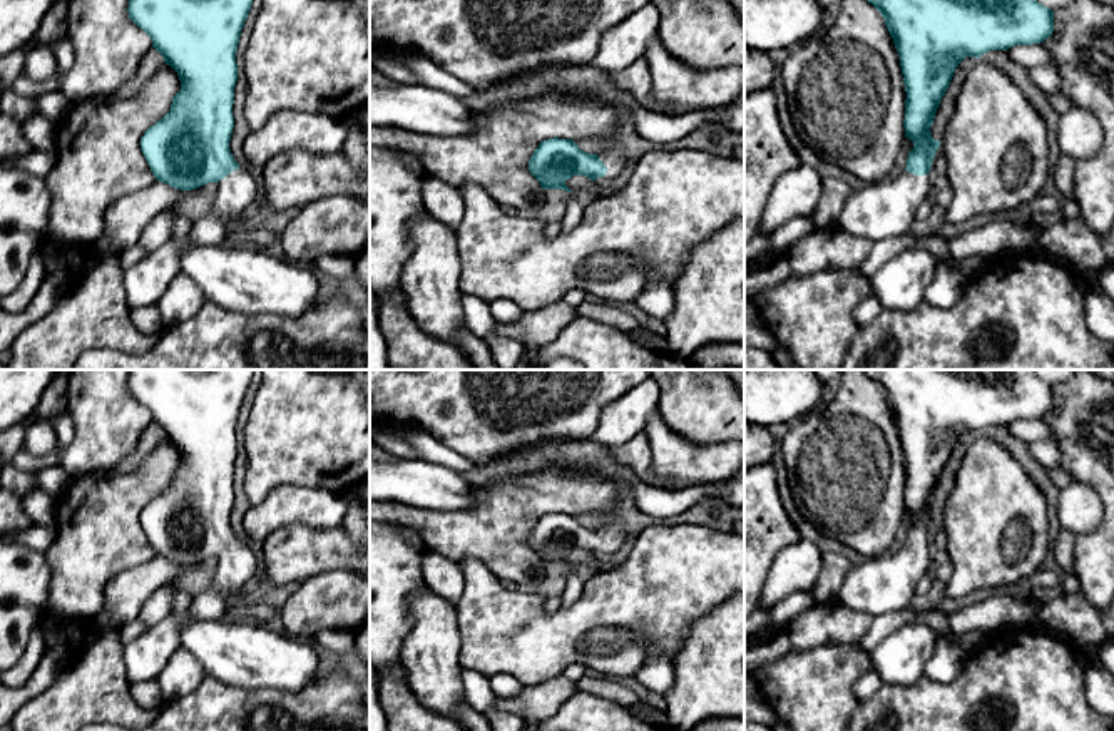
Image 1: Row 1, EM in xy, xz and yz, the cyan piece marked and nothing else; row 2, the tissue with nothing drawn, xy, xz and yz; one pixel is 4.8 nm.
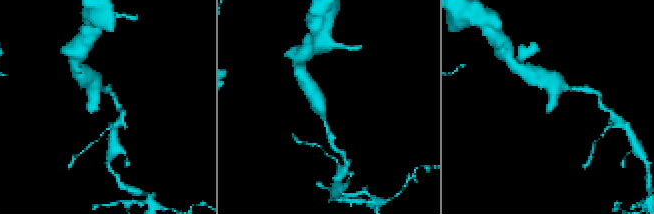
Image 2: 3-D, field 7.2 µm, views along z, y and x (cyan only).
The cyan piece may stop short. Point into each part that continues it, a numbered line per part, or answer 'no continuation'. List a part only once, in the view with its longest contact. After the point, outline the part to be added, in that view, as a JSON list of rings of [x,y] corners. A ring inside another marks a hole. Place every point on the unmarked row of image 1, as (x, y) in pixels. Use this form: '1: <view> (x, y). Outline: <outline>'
1: xz (613, 531). Outline: [[[617,514],[604,517],[604,524],[597,529],[602,539],[607,542],[606,554],[611,554],[622,547],[627,540],[626,527]]]

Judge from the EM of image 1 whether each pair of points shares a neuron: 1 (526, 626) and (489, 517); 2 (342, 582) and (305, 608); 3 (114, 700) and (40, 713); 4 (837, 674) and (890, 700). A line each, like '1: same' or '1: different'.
1: different
2: same
3: same
4: different

